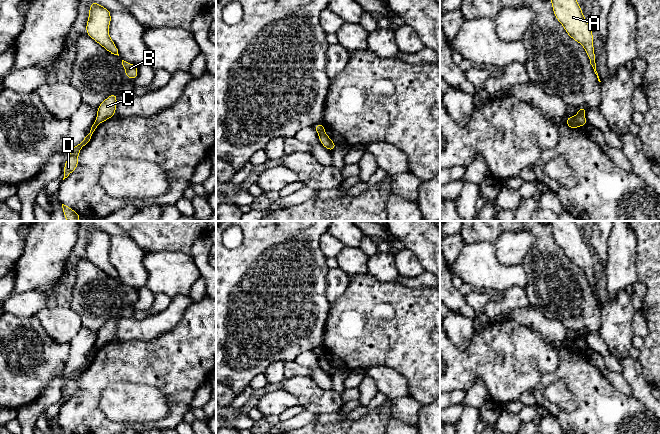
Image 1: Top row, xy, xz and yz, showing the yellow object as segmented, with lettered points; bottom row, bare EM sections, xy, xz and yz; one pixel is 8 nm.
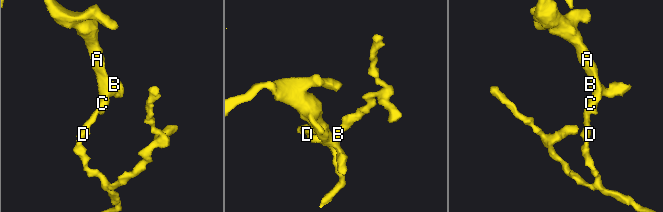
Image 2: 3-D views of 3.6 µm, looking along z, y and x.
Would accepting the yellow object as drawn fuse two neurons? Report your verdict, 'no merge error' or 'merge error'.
merge error

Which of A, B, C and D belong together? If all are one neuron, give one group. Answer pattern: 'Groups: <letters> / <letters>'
Groups: A B C / D

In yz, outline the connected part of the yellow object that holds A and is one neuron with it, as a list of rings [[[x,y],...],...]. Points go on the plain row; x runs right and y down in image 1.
[[[550,221],[550,225],[556,243],[564,251],[566,257],[583,270],[598,305],[601,306],[596,295],[593,257],[589,247],[583,240],[580,228],[575,221]]]

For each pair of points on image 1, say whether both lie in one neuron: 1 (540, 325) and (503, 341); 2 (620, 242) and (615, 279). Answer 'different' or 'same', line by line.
1: different
2: same

